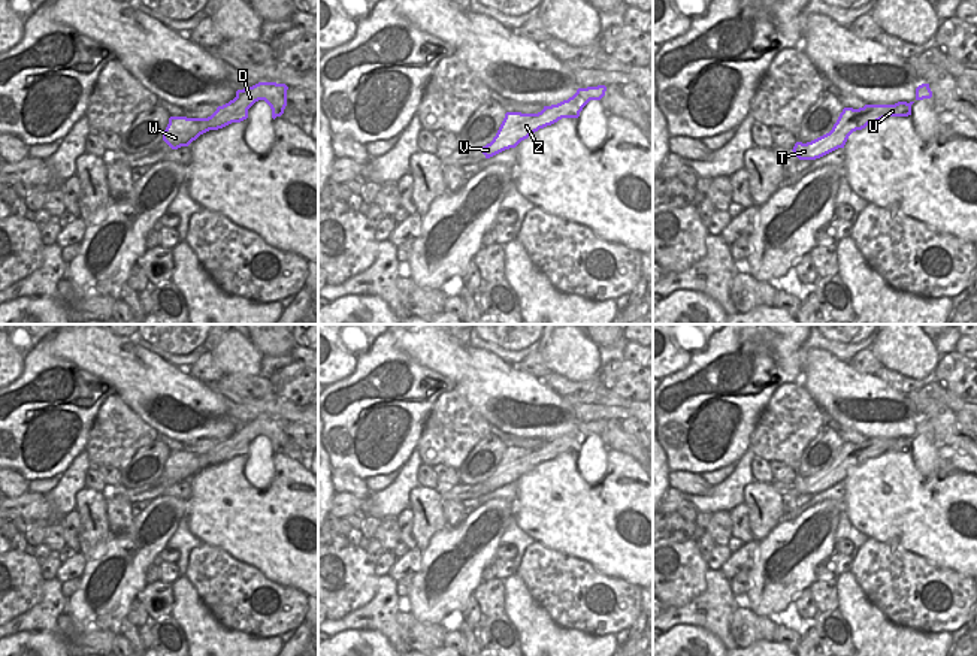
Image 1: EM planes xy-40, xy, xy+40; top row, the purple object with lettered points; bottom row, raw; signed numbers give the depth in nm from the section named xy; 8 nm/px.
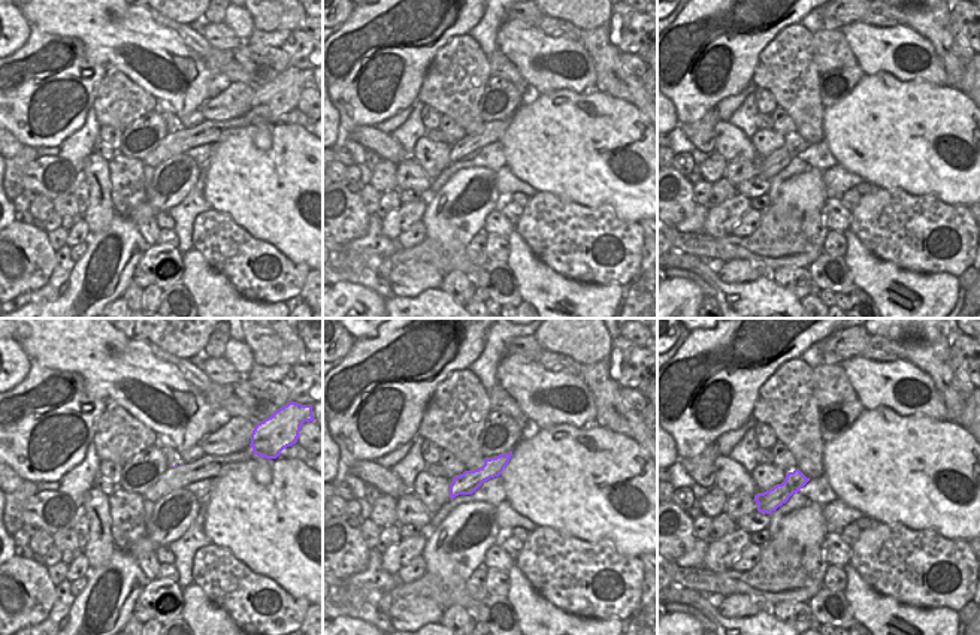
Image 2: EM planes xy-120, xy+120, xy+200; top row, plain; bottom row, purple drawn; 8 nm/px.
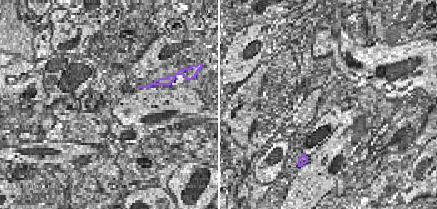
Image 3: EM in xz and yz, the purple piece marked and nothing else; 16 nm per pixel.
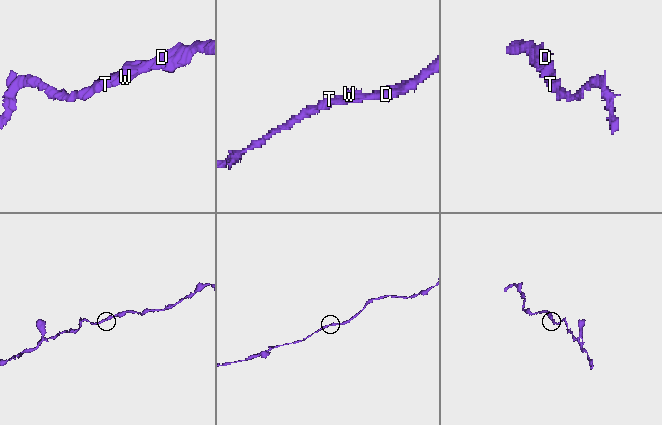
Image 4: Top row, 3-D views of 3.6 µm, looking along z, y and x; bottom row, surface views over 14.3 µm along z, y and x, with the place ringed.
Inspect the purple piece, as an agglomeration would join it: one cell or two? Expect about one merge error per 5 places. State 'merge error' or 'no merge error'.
no merge error

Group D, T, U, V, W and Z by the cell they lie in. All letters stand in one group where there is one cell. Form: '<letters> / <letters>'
D T U V W Z

